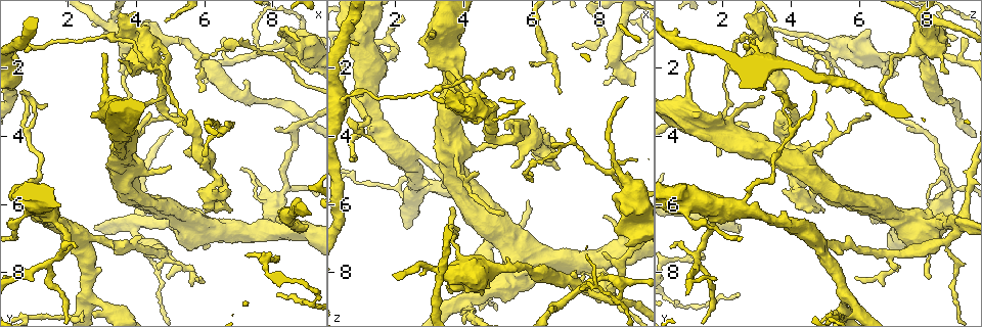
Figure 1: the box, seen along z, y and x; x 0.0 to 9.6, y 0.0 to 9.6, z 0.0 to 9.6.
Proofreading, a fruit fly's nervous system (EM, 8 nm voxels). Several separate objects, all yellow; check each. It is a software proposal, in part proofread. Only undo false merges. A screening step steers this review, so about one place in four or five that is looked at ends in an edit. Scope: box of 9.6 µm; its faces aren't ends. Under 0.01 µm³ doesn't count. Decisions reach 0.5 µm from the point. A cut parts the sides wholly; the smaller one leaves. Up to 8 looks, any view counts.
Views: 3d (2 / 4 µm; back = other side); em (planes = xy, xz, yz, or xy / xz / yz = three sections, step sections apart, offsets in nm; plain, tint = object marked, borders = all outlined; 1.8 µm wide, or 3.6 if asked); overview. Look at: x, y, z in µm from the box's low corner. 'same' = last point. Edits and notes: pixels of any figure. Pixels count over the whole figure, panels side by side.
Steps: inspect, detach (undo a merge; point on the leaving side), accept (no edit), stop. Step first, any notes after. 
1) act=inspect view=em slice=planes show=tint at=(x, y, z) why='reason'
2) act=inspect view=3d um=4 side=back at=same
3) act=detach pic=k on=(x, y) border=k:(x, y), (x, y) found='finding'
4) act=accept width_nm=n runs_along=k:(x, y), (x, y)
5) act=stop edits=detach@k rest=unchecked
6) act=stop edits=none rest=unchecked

act=inspect view=3d um=2 at=(4.75, 7.45, 6.90) why='calibre changes'

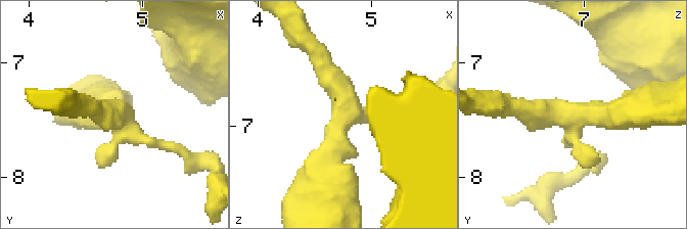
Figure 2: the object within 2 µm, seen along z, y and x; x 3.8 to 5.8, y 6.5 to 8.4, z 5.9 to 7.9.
act=inspect view=em slice=planes show=plain at=(4.74, 7.46, 6.94) arms=3 why='now the EM'

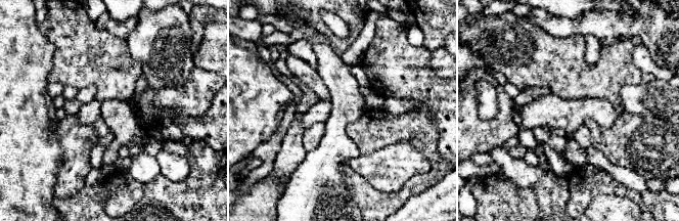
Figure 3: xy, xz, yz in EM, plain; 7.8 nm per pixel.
act=inspect view=em slice=planes show=tint at=same why='with the object marked'

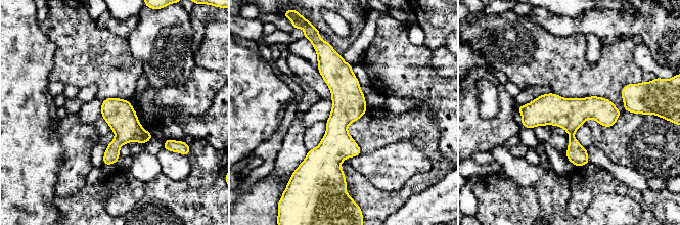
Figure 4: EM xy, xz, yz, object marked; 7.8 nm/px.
act=accept runs_along=4:(332, 52), (340, 78), (338, 174) found='one cell here'

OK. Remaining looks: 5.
act=inspect view=em slice=planes show=tint at=(3.90, 6.70, 8.90) why='four arms meet'

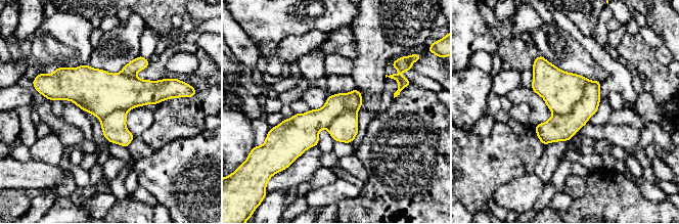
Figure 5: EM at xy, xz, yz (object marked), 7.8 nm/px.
act=detach pic=5 on=(558, 128) found='two cells meet here'

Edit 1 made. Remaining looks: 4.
act=inspect view=3d um=4 at=(3.25, 3.10, 0.95) why='arms run side by side'

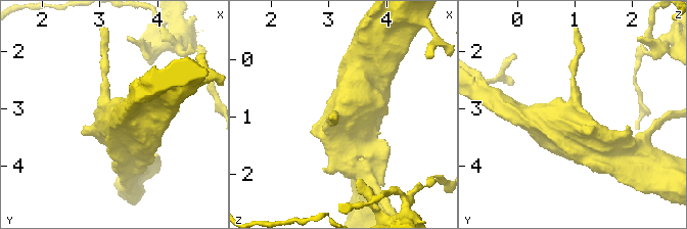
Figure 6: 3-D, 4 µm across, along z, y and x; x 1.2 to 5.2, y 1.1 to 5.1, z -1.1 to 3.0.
act=inspect view=em um=3.6 slice=planes show=tint at=(3.30, 3.15, 0.90) why='now the EM'

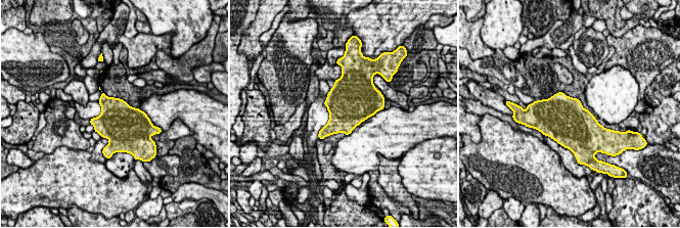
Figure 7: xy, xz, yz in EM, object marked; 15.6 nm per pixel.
act=accept found='all the same cell'

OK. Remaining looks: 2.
act=stop edits=detach@5 rest=unchecked

